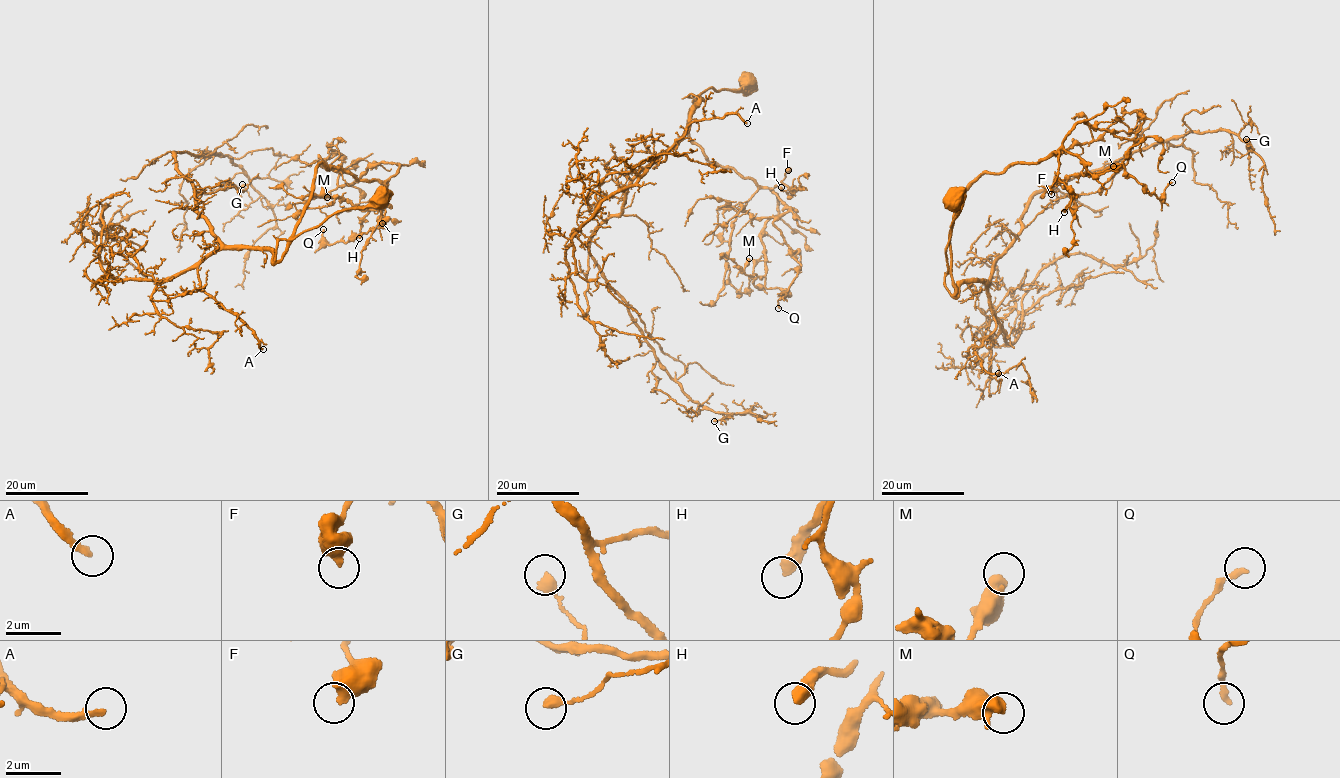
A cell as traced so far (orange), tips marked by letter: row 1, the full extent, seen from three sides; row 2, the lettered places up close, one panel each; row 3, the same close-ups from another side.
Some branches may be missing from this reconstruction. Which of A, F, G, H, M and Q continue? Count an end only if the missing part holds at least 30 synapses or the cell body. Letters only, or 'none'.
A, H

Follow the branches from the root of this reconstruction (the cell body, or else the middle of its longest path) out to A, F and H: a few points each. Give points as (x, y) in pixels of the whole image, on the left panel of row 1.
A: (380, 196), (304, 230), (274, 263), (267, 249), (223, 248), (199, 265), (202, 290), (239, 317), (263, 349)
F: (380, 196), (362, 208), (333, 213), (293, 238), (320, 163), (383, 182), (382, 223)
H: (380, 196), (293, 238), (315, 169), (324, 163), (385, 185), (378, 224), (359, 238)

